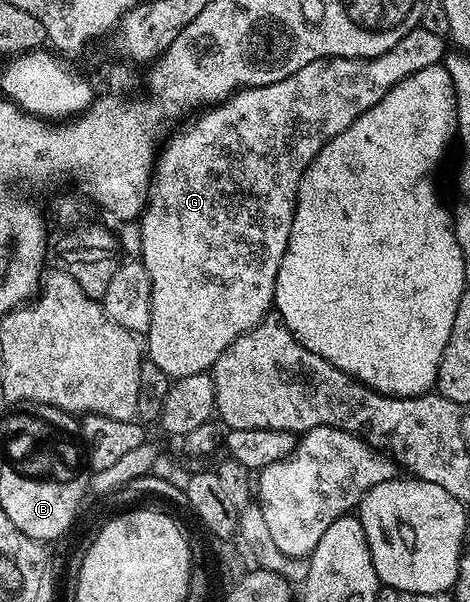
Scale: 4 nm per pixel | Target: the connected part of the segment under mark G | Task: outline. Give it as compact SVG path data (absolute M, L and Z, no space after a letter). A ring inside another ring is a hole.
M423 29L412 30L407 32L407 36L403 40L399 40L399 44L395 44L395 48L391 48L387 52L383 52L379 56L374 58L320 58L315 60L311 64L307 64L307 68L303 68L299 72L295 72L291 76L287 76L287 80L279 80L275 84L270 86L250 86L247 90L239 90L237 93L232 94L231 97L225 99L224 102L218 102L216 106L210 106L202 109L194 122L189 122L169 143L160 147L157 155L157 161L153 168L153 181L149 183L149 200L145 204L145 210L141 214L139 219L139 227L141 226L141 254L139 254L140 261L145 263L147 272L151 276L151 304L153 305L153 311L151 312L151 324L149 325L149 332L147 335L147 358L148 361L159 364L159 368L163 368L163 372L171 380L180 380L183 378L190 378L196 374L204 374L212 371L215 360L219 360L219 356L223 356L223 352L229 345L239 337L240 334L245 334L253 327L258 326L259 323L266 317L265 314L274 305L273 293L275 292L275 284L277 283L277 273L281 267L281 261L283 256L287 252L289 247L289 237L291 236L291 224L293 223L293 217L297 211L297 185L301 183L301 177L303 172L307 172L307 168L311 164L311 160L315 160L315 156L323 147L326 146L335 136L339 136L339 132L343 132L352 124L359 116L363 116L363 112L367 112L367 108L375 108L375 104L379 104L379 100L383 100L383 96L387 96L387 92L391 92L391 88L395 88L395 84L399 84L399 80L403 80L407 76L411 76L415 72L423 72L423 68L431 68L438 65L445 58L447 54L447 42L445 38L435 36L435 32L427 32Z

